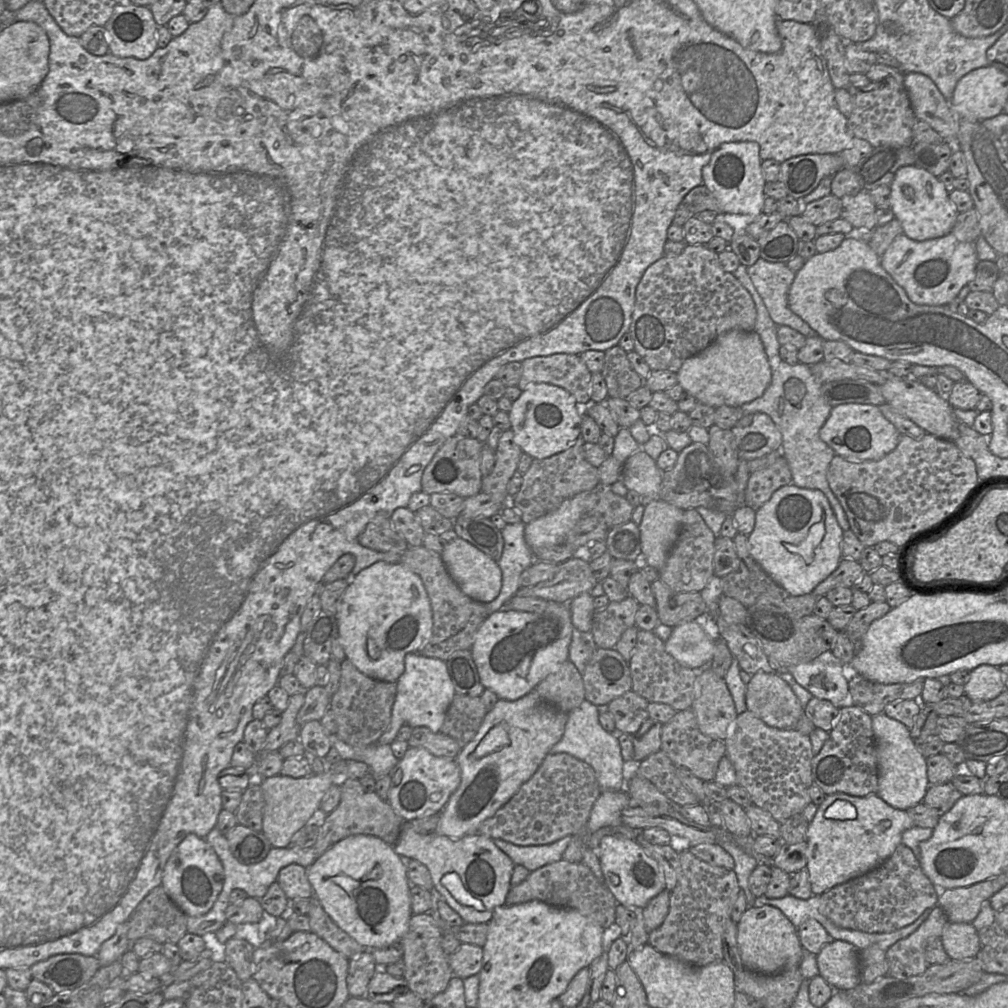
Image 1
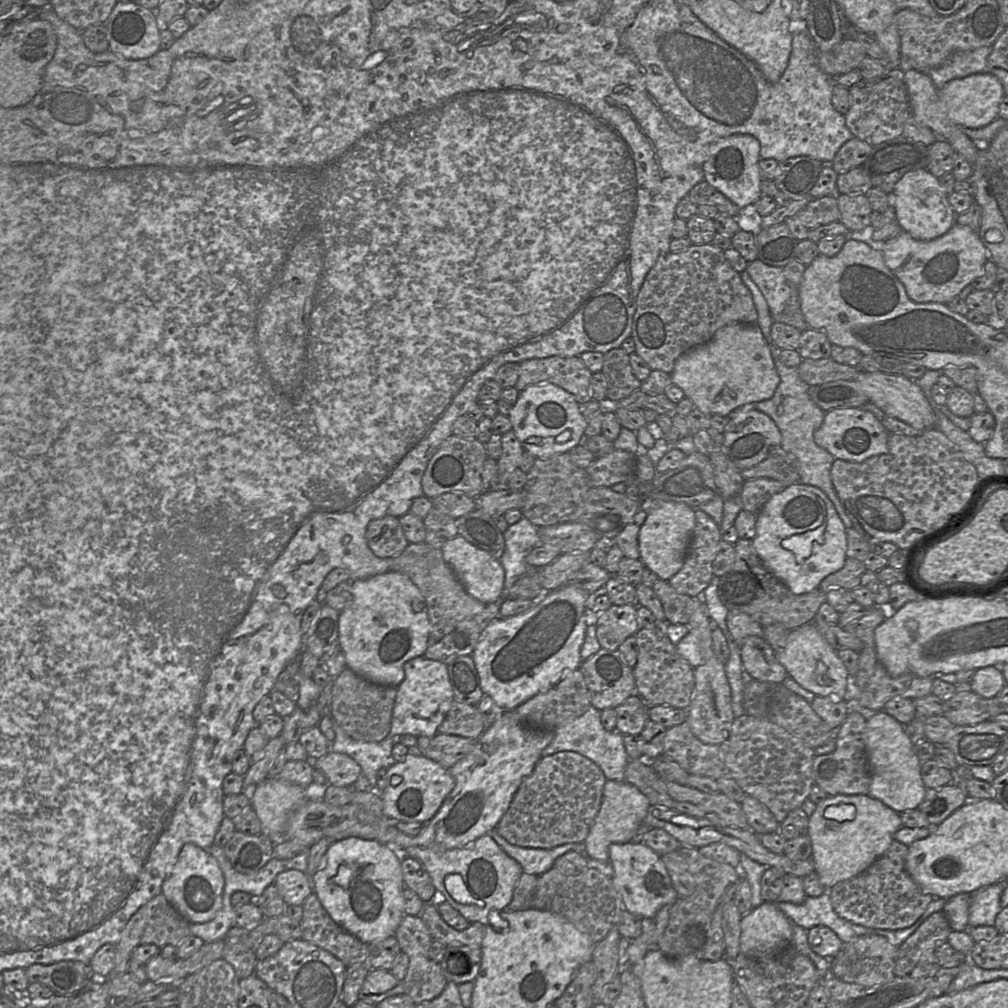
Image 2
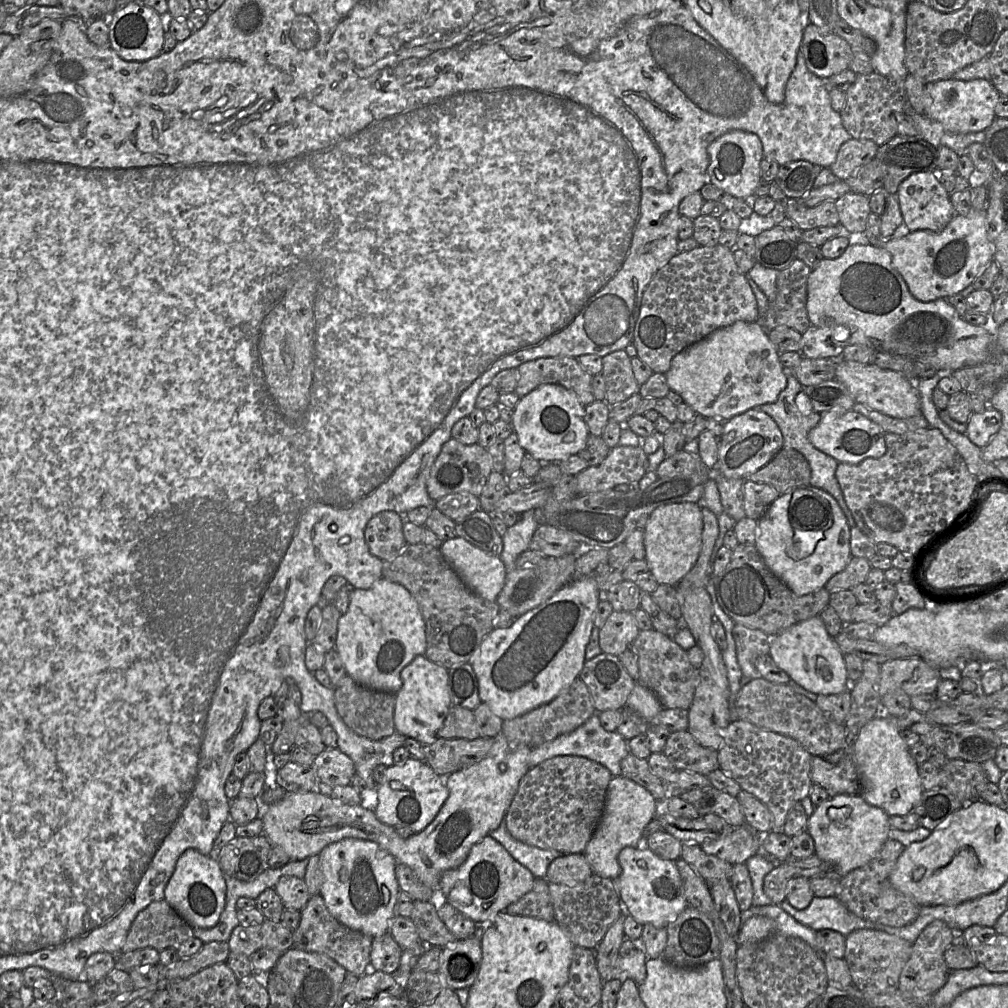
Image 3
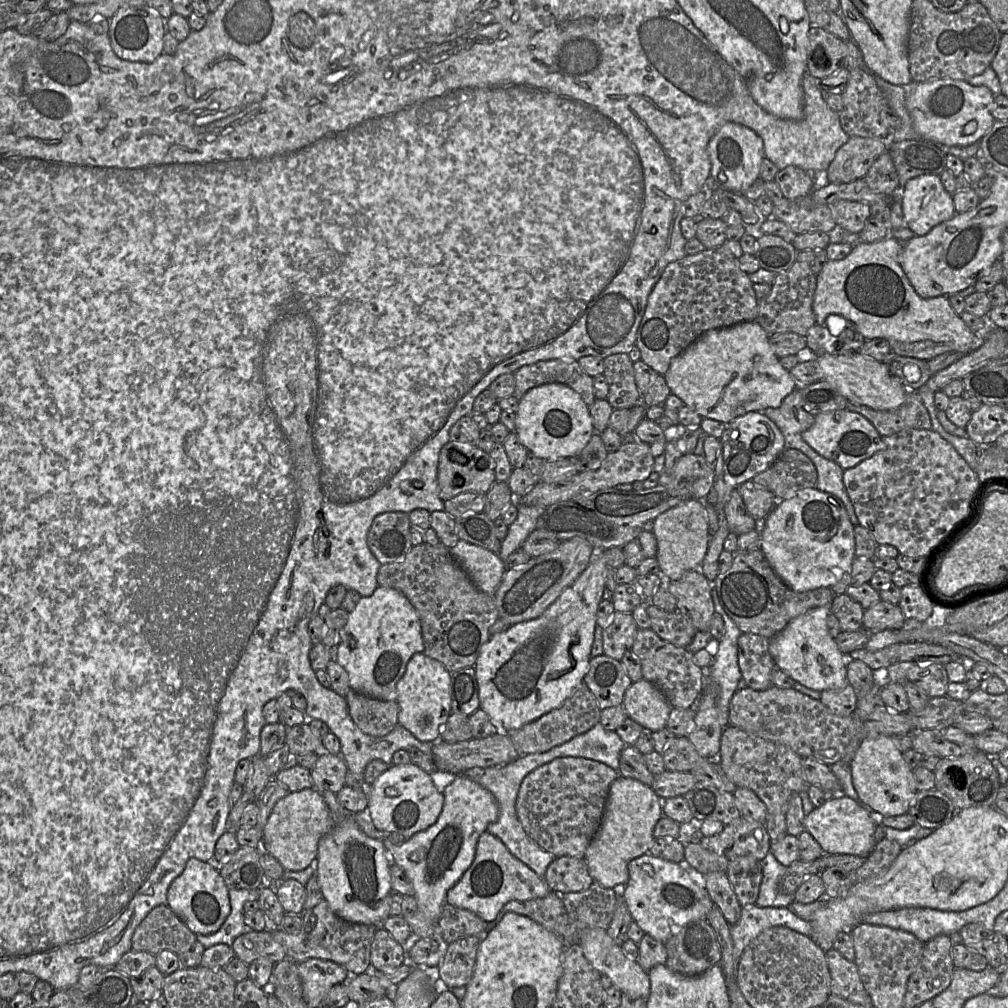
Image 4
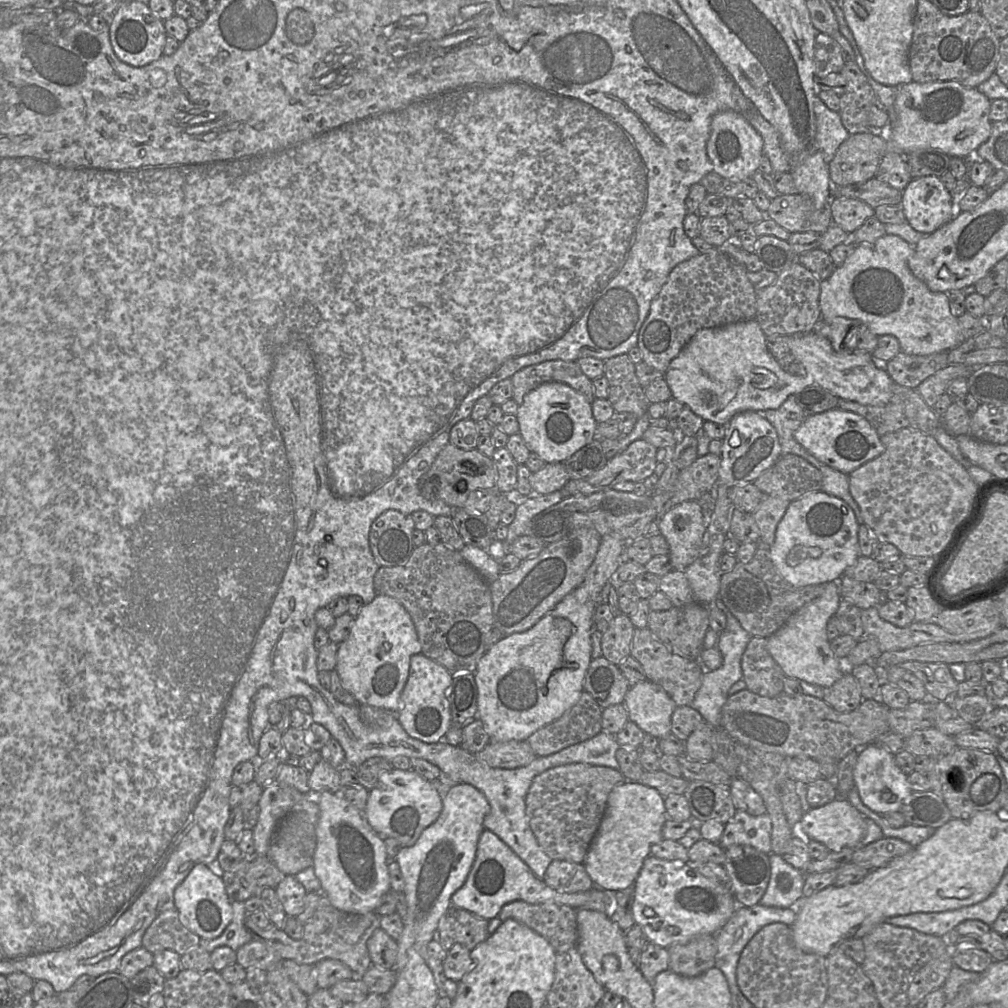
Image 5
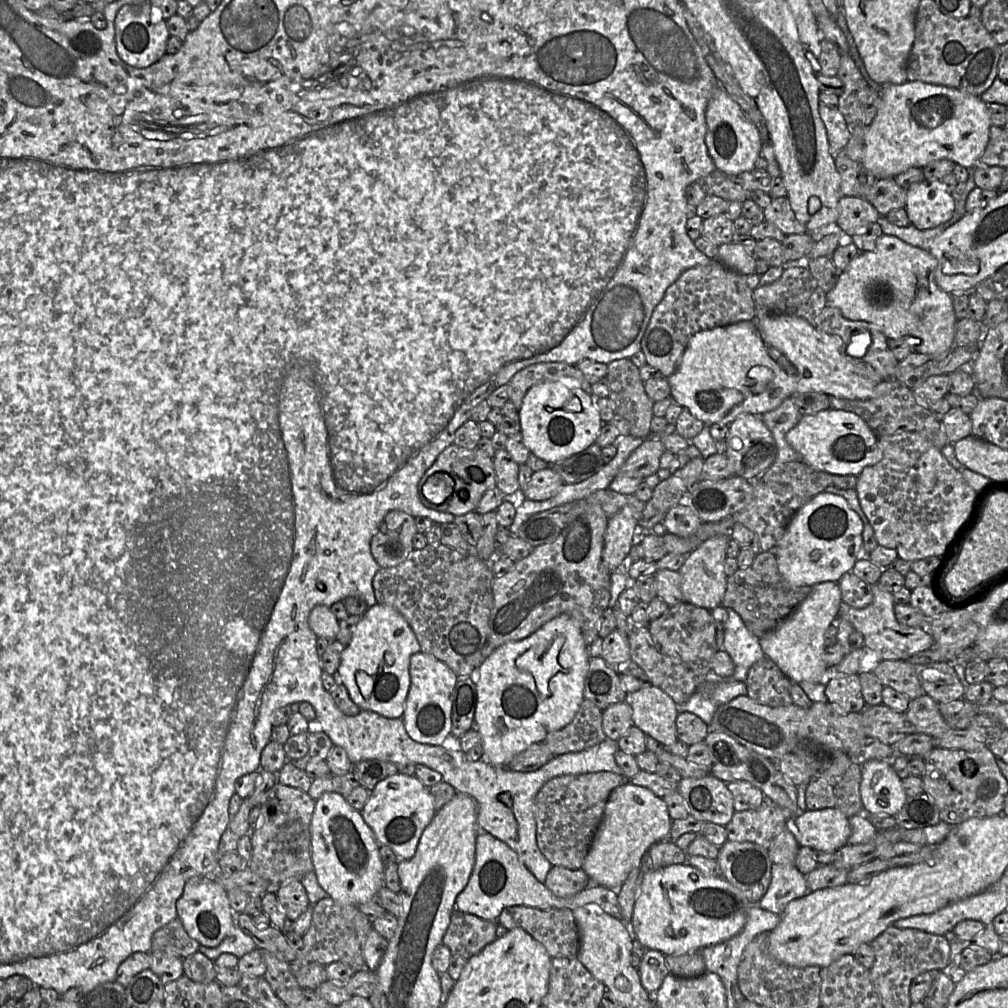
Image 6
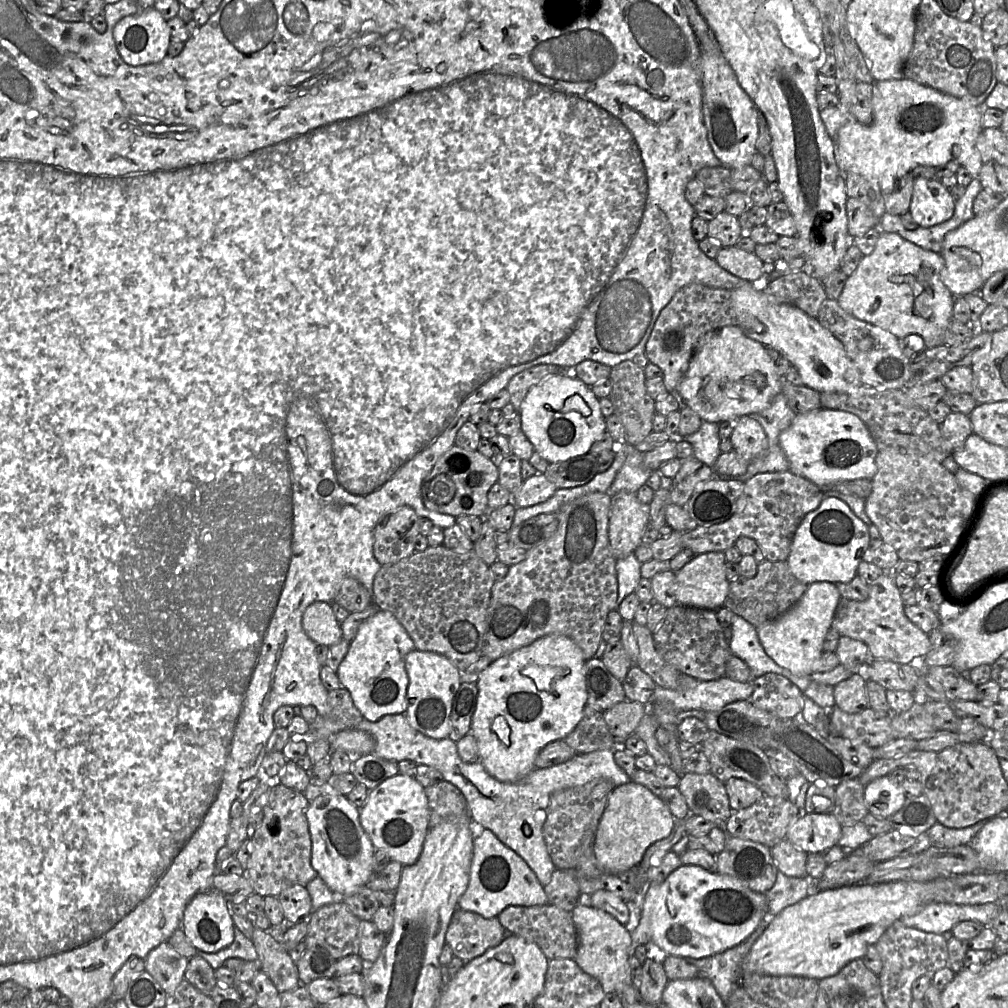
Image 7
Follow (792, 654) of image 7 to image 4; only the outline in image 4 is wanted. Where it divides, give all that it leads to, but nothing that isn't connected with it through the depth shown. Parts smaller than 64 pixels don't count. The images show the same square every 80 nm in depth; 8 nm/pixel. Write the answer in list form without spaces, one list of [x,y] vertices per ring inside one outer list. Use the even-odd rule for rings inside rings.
[[[830,605],[810,609],[791,620],[769,642],[769,653],[776,667],[793,680],[819,692],[841,689],[848,683],[847,656],[839,650],[835,638],[828,631],[827,617],[830,613]]]

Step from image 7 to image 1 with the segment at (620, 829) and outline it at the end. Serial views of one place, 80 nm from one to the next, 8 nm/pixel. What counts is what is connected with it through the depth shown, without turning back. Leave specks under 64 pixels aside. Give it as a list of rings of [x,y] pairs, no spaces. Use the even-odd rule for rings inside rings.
[[[603,790],[590,812],[587,833],[593,833],[602,827],[622,824],[622,811],[630,804],[625,790]]]

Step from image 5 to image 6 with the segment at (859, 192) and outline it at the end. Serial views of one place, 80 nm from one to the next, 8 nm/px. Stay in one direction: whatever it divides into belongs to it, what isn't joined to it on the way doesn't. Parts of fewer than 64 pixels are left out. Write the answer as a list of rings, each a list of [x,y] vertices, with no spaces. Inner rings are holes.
[[[893,178],[878,179],[865,200],[871,203],[881,216],[886,216],[893,209],[904,208],[907,189],[896,184]]]

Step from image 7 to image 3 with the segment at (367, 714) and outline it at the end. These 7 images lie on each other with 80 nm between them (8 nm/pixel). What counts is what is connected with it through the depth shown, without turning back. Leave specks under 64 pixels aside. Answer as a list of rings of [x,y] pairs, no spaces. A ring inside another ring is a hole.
[[[384,577],[376,580],[368,589],[355,588],[351,593],[347,612],[338,621],[335,649],[347,674],[354,681],[369,689],[396,695],[402,686],[403,668],[426,651],[426,624],[418,603],[404,586]]]

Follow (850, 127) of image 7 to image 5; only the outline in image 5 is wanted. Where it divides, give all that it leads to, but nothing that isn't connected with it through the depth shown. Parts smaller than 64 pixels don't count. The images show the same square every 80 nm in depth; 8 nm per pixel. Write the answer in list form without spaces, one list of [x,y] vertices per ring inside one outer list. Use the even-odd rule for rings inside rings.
[[[911,82],[897,88],[888,152],[905,155],[919,149],[934,149],[950,157],[964,158],[989,139],[991,100],[976,88],[967,88],[957,82]]]

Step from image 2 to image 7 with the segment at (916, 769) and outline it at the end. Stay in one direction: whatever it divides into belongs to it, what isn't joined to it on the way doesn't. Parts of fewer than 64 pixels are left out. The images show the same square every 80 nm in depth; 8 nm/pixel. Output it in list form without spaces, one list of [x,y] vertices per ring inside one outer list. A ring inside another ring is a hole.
[[[889,775],[867,783],[864,796],[869,813],[884,818],[899,811],[906,800],[901,783],[891,779]]]

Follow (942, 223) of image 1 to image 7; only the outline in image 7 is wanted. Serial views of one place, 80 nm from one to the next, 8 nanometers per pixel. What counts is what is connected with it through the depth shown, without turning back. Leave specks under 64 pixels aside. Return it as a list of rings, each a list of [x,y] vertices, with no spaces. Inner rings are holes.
[[[917,178],[914,181],[909,212],[920,227],[931,227],[950,219],[955,201],[940,180]]]

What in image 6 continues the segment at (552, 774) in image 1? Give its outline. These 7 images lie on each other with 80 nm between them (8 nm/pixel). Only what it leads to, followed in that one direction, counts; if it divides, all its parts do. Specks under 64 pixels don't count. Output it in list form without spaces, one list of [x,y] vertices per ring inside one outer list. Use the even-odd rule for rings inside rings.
[[[599,771],[561,775],[547,781],[534,801],[537,845],[553,865],[580,869],[588,854],[594,834],[603,818],[610,793],[626,782],[623,775]]]

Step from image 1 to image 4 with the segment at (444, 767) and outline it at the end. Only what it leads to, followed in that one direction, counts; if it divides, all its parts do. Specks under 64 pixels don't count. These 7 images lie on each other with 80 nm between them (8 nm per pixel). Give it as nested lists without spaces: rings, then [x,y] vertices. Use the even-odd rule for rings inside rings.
[[[412,762],[395,765],[383,772],[369,789],[366,817],[383,833],[403,834],[407,839],[433,825],[443,808],[444,794],[440,792],[432,775]]]

